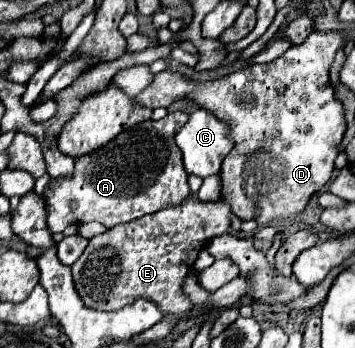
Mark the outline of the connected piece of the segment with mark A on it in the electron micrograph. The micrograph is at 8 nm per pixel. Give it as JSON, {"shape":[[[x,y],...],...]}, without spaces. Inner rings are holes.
{"shape":[[[118,136],[104,144],[102,148],[84,154],[76,160],[72,176],[50,180],[44,198],[48,212],[48,232],[50,236],[64,232],[68,224],[88,224],[100,222],[106,228],[114,228],[116,224],[136,220],[146,214],[154,214],[168,206],[178,206],[190,196],[188,172],[182,166],[182,152],[174,140],[118,140]]]}

